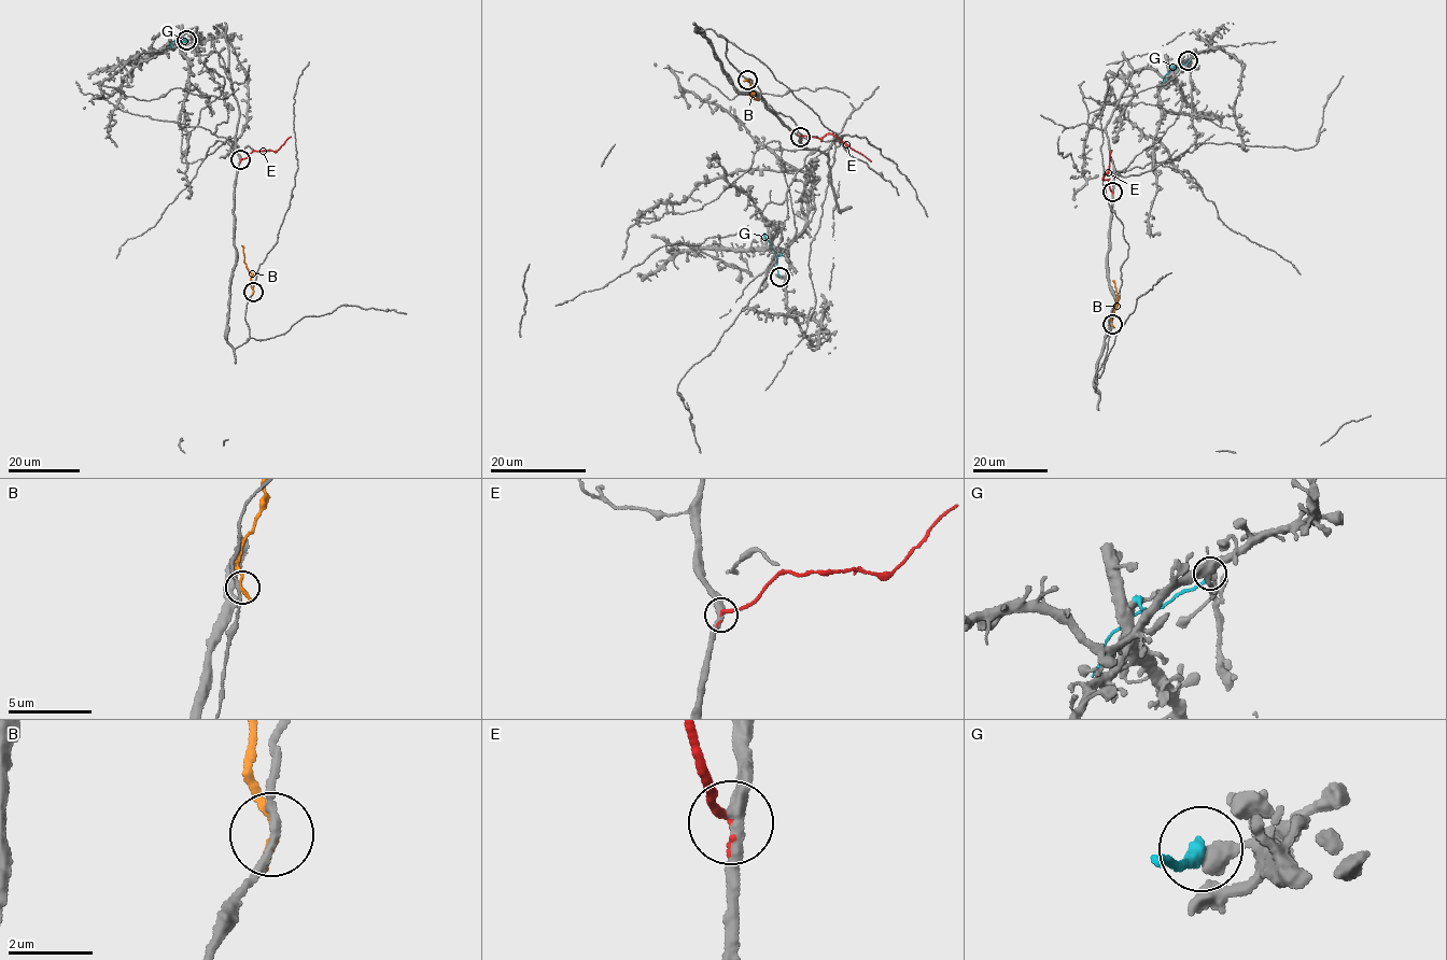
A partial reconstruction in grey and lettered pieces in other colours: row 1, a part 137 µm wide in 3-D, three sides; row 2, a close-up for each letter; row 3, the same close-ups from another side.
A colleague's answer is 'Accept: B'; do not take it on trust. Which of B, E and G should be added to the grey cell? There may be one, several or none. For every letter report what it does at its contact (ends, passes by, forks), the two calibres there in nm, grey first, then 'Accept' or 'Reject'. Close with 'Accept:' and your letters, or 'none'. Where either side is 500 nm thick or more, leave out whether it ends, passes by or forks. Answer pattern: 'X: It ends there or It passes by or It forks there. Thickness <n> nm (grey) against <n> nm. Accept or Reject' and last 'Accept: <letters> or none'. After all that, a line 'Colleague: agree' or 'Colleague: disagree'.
B: It ends there. Thickness 160 nm (grey) against 240 nm. Reject
E: It ends there. Thickness 360 nm (grey) against 180 nm. Accept
G: It ends there. Thickness 400 nm (grey) against 300 nm. Reject
Accept: E
Colleague: disagree

